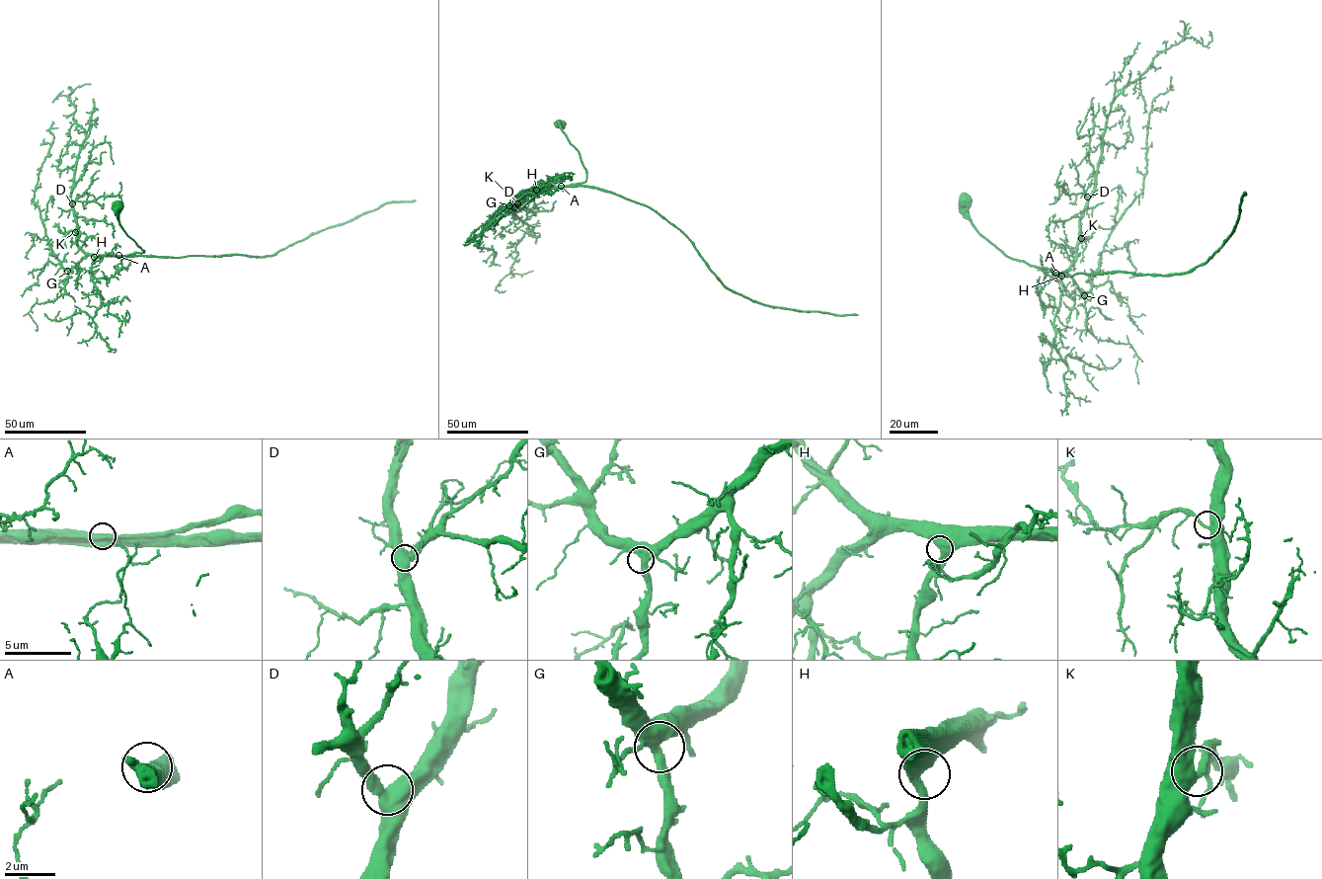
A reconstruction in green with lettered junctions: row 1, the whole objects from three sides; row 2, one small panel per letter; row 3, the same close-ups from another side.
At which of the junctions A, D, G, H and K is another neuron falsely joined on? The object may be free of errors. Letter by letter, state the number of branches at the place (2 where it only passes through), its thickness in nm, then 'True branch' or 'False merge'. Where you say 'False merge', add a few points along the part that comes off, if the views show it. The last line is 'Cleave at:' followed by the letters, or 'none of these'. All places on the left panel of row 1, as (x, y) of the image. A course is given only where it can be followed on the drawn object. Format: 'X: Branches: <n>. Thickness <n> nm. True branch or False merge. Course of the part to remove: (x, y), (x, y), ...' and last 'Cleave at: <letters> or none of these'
A: Branches: 2. Thickness 700 nm. True branch
D: Branches: 3. Thickness 600 nm. True branch
G: Branches: 2. Thickness 550 nm. True branch
H: Branches: 2. Thickness 650 nm. True branch
K: Branches: 2. Thickness 400 nm. True branch
Cleave at: none of these

